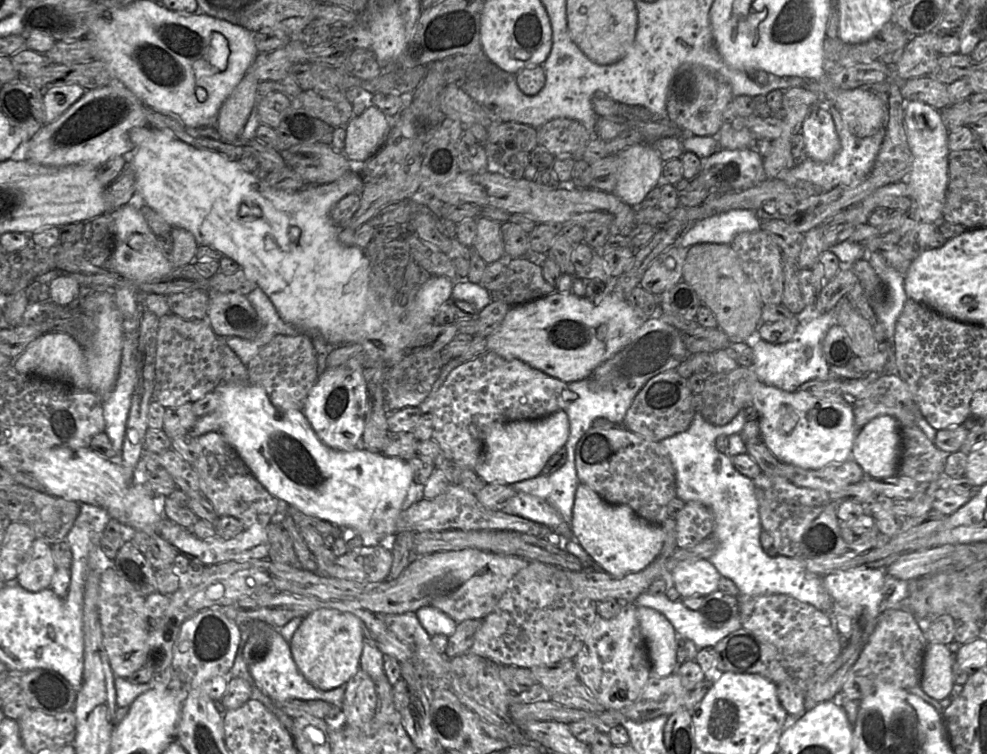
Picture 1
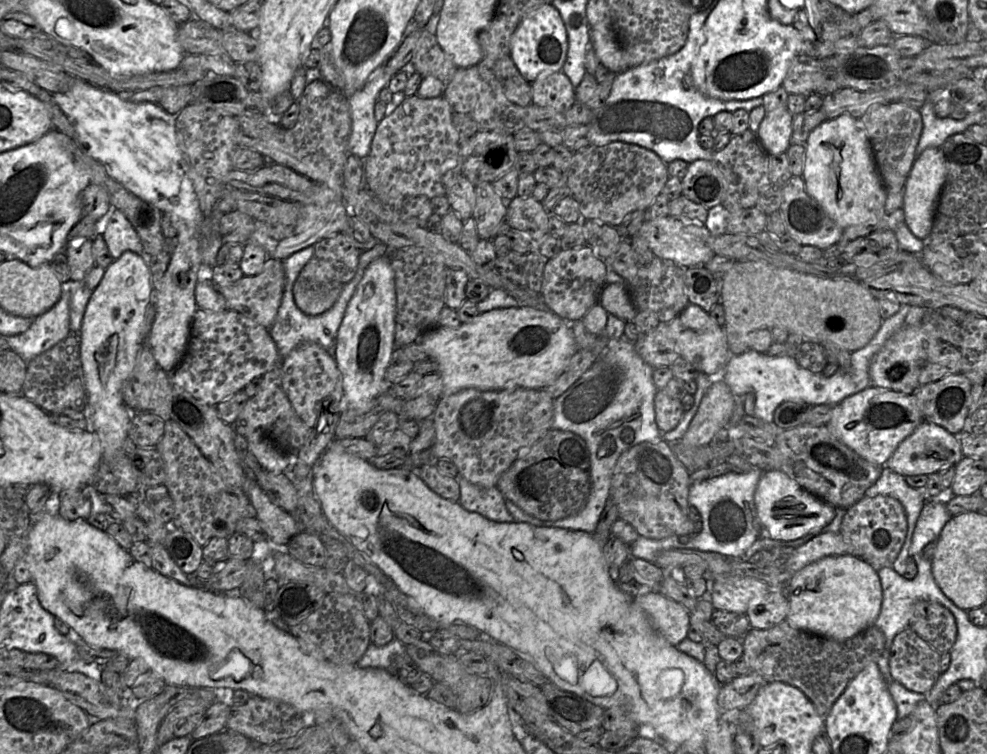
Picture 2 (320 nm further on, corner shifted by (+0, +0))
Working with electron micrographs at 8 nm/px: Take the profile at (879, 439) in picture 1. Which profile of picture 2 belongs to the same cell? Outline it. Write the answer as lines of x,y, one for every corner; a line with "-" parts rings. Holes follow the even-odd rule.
923,421
911,435
898,445
885,466
904,477
929,475
957,465
963,457
961,444
957,436
949,433
941,426

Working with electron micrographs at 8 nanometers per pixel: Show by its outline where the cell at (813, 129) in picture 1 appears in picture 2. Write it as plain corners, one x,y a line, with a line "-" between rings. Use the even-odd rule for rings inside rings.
841,115
817,126
805,143
802,179
806,192
843,229
860,224
886,228
887,193
868,136
859,119

